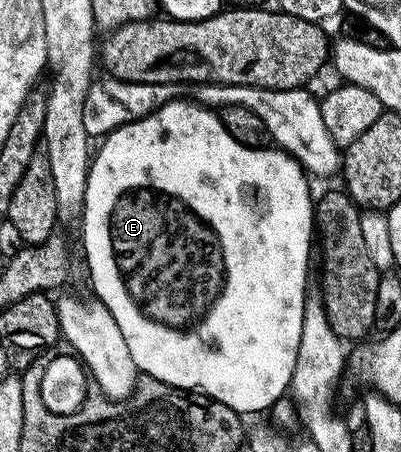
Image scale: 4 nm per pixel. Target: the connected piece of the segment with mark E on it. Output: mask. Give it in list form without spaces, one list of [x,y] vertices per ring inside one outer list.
[[[173,98],[168,103],[163,104],[158,110],[154,110],[148,116],[143,116],[140,120],[135,120],[129,124],[123,124],[121,128],[116,128],[103,137],[101,148],[95,149],[92,164],[88,168],[88,177],[86,178],[86,194],[84,195],[84,207],[82,209],[82,221],[84,220],[84,256],[88,259],[88,276],[92,279],[92,288],[95,299],[114,314],[114,322],[118,322],[118,330],[122,330],[122,338],[126,338],[126,346],[130,346],[130,358],[134,358],[137,369],[143,375],[153,376],[156,380],[166,382],[175,388],[187,388],[189,390],[199,390],[203,395],[212,400],[222,402],[230,406],[241,414],[247,412],[260,412],[271,409],[272,405],[281,399],[280,396],[289,391],[292,375],[294,374],[294,362],[298,358],[298,342],[302,338],[302,310],[304,309],[304,298],[309,291],[308,285],[308,255],[314,252],[314,195],[308,189],[309,173],[304,171],[303,165],[295,156],[289,156],[287,152],[275,147],[266,148],[245,148],[242,142],[230,138],[222,126],[219,115],[191,99],[180,100]]]

